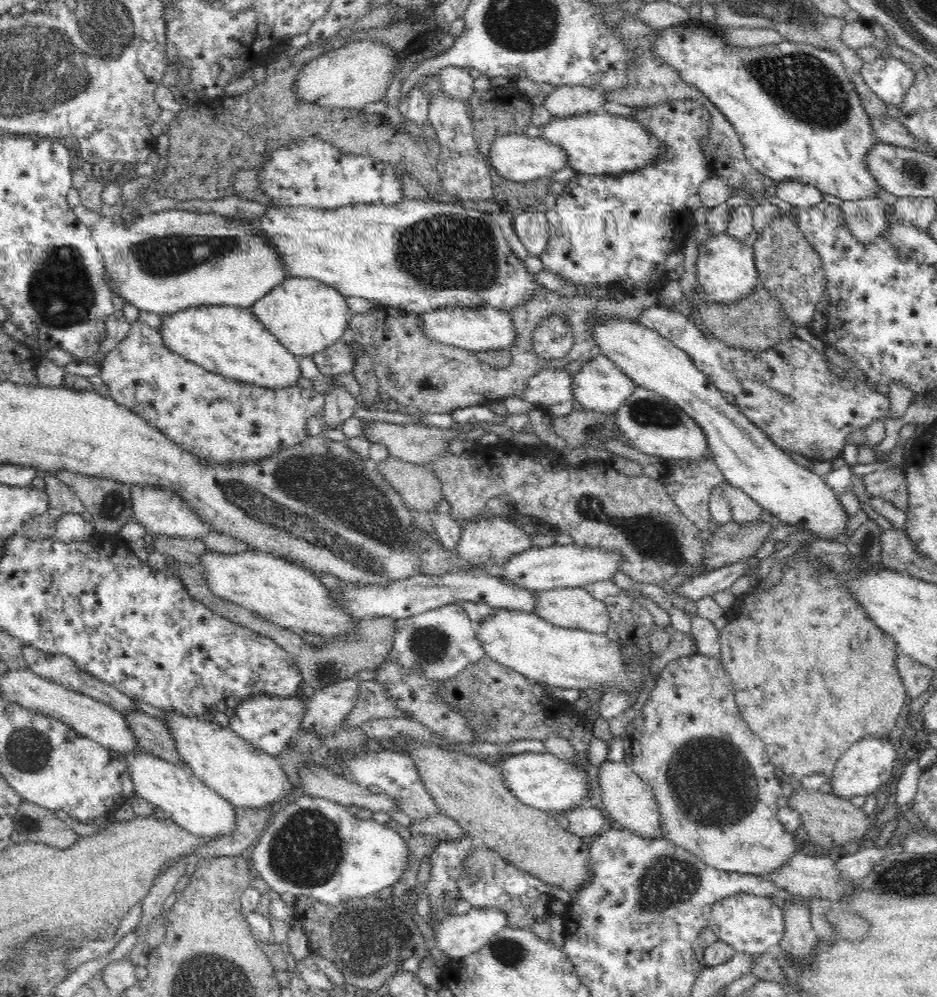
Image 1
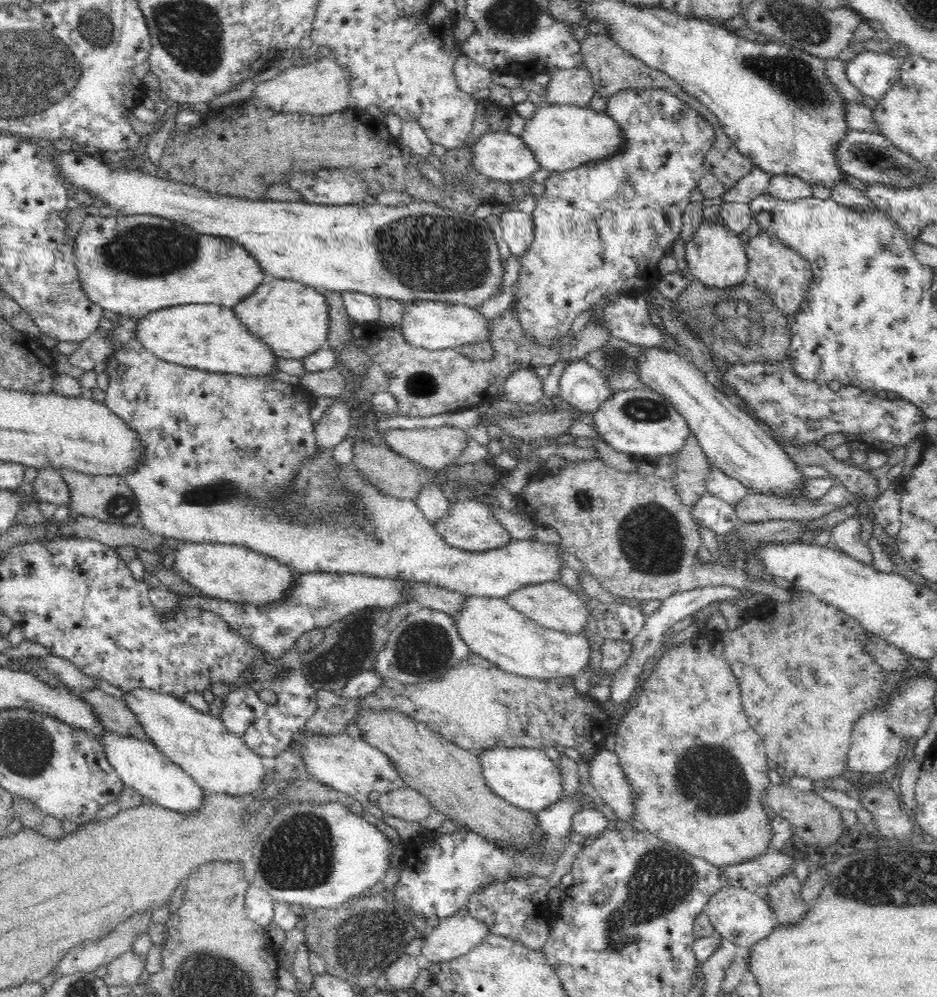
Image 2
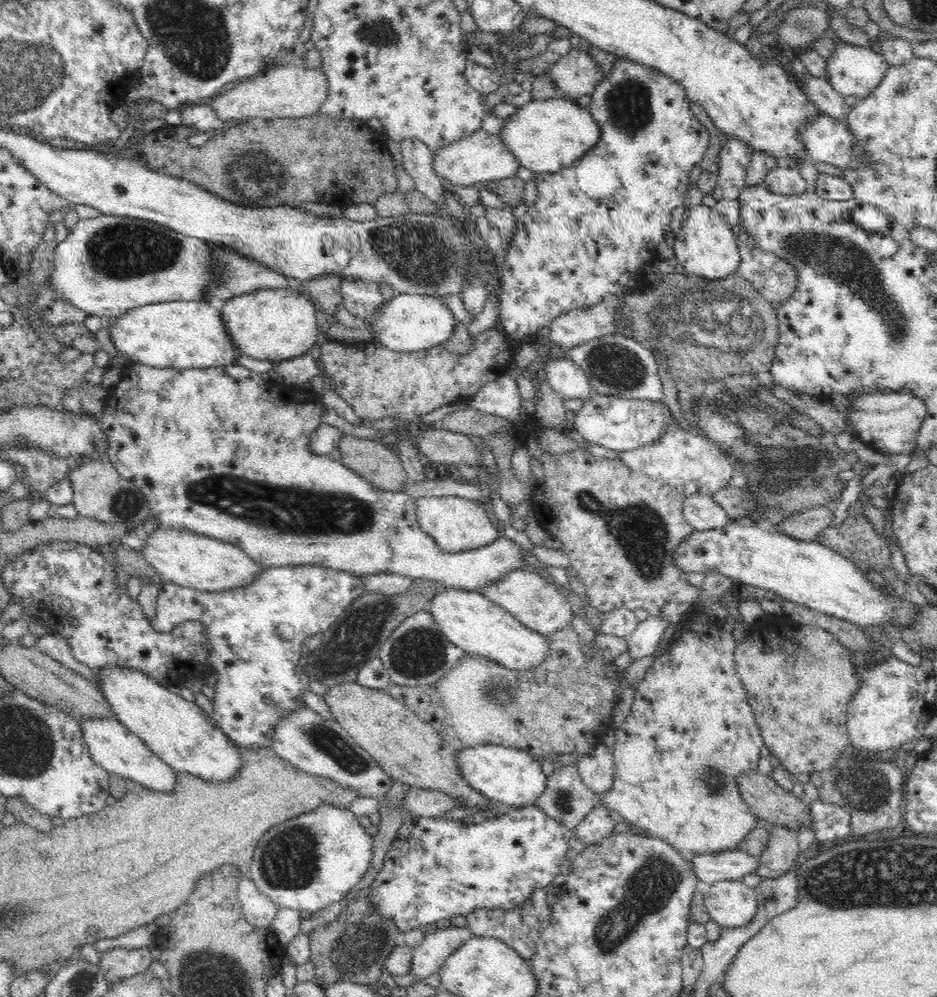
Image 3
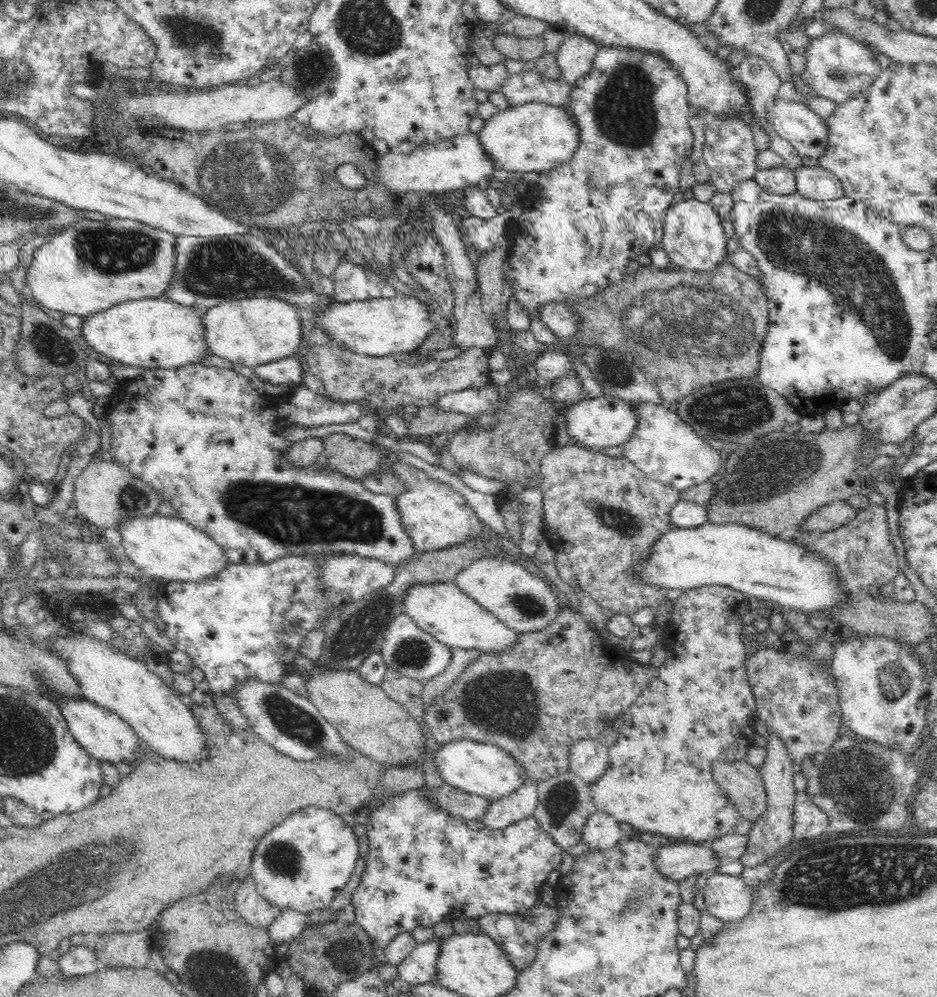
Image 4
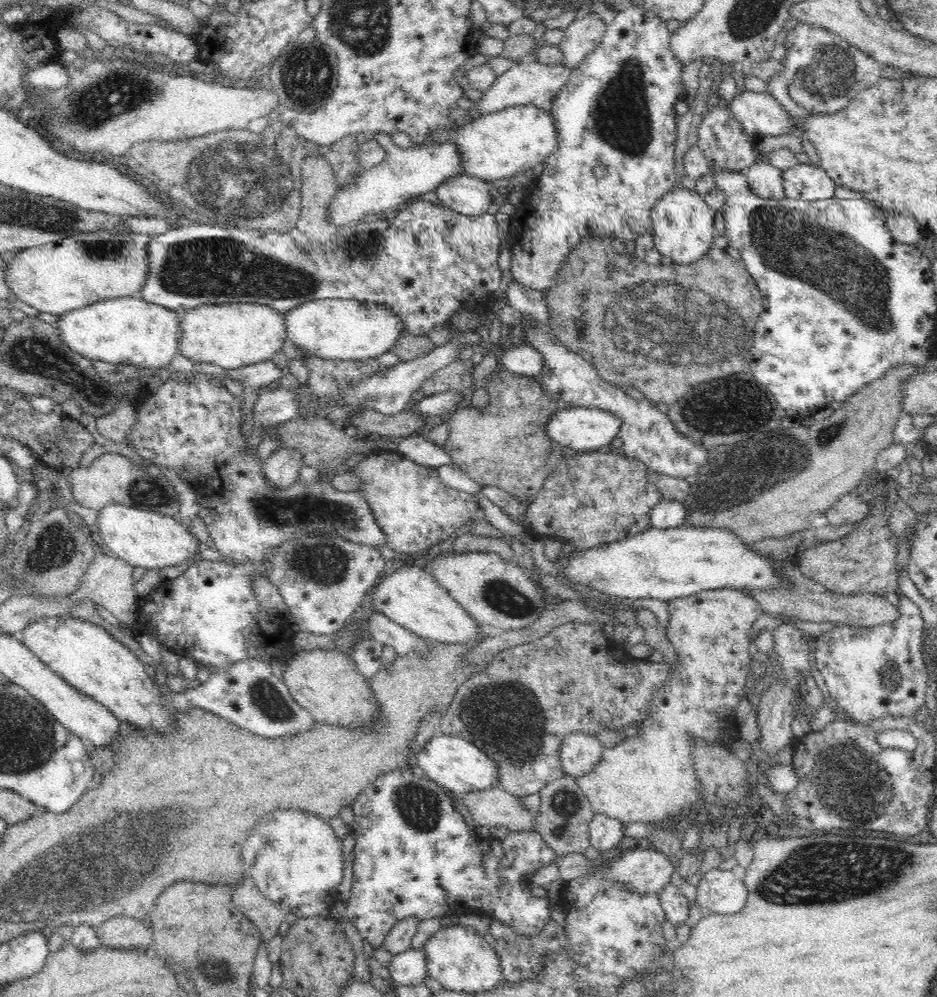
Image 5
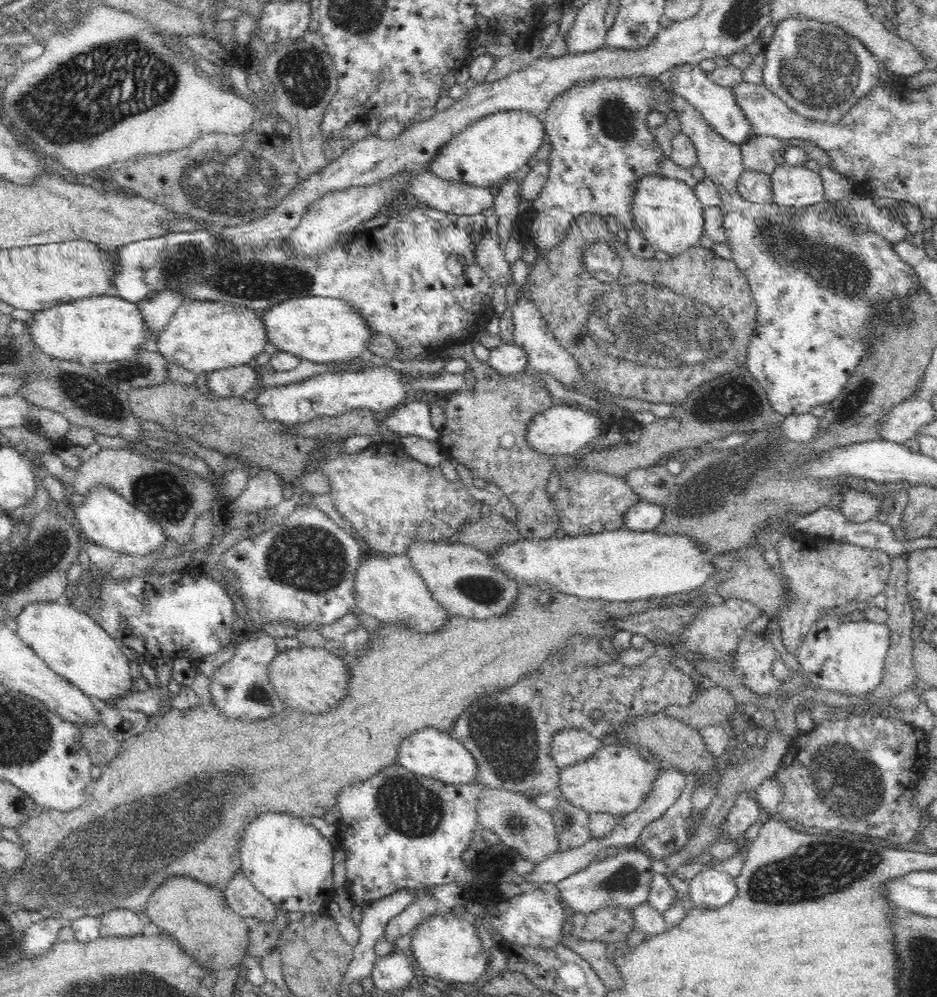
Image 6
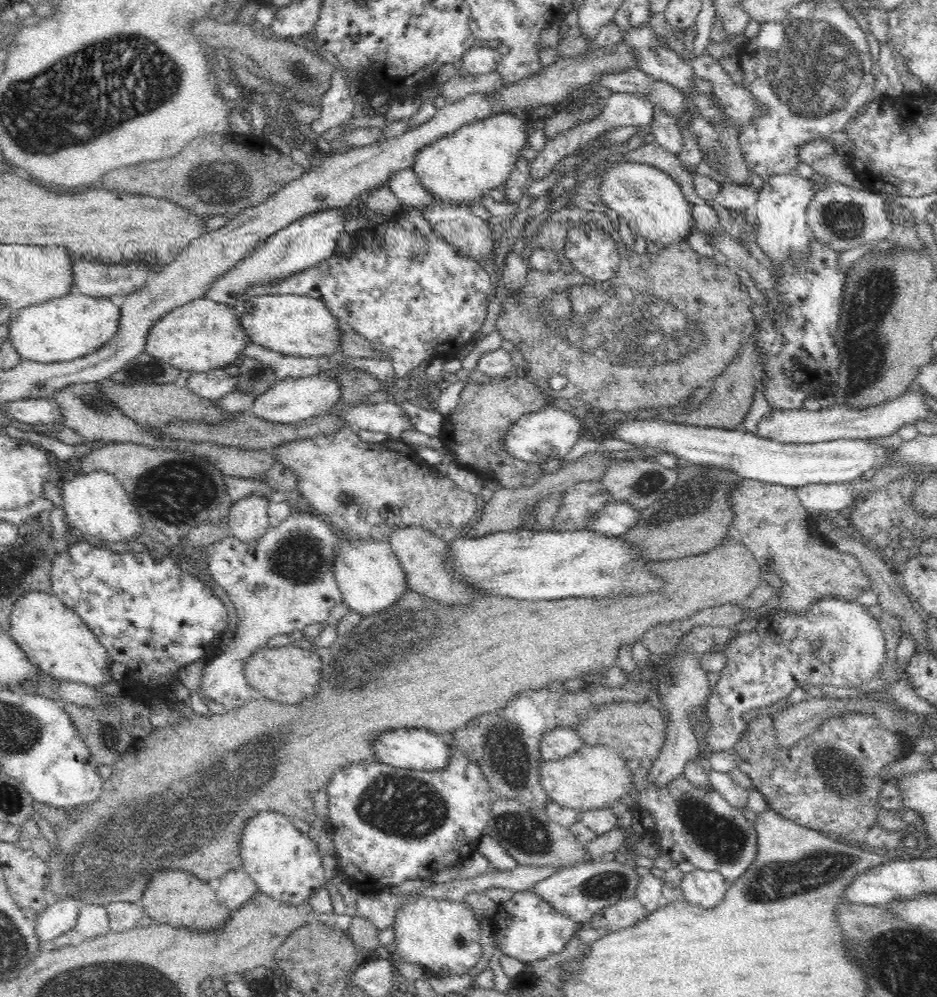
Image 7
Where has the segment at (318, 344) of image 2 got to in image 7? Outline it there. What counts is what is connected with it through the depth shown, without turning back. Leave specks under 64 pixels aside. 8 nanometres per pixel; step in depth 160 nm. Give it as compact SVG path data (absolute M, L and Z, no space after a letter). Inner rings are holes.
M202 297L158 319L148 331L144 352L180 370L197 373L226 367L240 356L248 343L250 340L241 327L235 307Z

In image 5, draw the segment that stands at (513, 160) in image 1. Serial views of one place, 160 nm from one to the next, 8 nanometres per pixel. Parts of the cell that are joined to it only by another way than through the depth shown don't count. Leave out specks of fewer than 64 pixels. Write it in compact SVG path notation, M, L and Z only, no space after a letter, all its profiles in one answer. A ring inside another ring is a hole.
M374 134L370 137L385 149L387 158L376 169L364 172L356 183L337 189L332 202L328 204L327 221L334 226L346 226L354 220L372 219L372 216L380 218L389 210L399 210L426 192L435 191L452 176L464 175L462 155L452 140L442 145L416 145L402 149L394 145L391 135Z

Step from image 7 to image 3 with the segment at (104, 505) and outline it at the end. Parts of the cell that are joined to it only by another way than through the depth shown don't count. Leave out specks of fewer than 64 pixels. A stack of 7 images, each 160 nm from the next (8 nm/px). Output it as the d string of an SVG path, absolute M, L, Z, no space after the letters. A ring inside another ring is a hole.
M160 527L144 540L144 558L159 572L165 582L203 591L224 590L235 586L246 586L265 569L256 564L237 546L224 541L196 534L188 529Z

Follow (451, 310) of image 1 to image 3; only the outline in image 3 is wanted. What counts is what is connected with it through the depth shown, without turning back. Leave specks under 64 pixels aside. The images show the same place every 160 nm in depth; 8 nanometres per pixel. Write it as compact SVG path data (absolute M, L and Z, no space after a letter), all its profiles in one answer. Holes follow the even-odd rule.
M412 293L396 294L388 302L382 301L366 321L371 323L375 344L398 352L416 352L441 345L451 338L458 322L439 297Z

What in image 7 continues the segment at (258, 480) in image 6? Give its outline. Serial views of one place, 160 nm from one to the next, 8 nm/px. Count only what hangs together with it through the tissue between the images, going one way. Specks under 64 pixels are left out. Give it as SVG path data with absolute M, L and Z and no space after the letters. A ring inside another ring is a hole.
M252 493L240 499L229 510L230 535L235 536L240 542L254 542L264 536L268 521L268 505L270 501L263 495Z

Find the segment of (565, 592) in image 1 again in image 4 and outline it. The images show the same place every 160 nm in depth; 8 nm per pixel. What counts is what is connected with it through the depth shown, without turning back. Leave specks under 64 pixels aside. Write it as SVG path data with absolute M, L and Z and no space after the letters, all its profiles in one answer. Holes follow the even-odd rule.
M484 556L461 569L454 581L464 594L490 611L498 621L516 634L544 630L561 612L557 599L560 594L553 585L545 577L524 569L513 559Z

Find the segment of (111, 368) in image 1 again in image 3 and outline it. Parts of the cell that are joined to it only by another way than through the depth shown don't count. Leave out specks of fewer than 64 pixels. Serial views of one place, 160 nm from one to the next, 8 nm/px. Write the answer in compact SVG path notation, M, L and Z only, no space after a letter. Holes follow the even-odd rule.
M138 362L122 368L120 380L109 390L99 427L107 436L106 459L115 465L122 477L132 481L140 489L140 493L146 497L146 501L150 505L151 514L156 515L160 527L188 529L196 534L227 542L237 546L256 564L261 564L264 567L322 565L358 576L390 573L412 579L425 578L436 581L440 587L443 584L443 588L450 587L478 592L488 583L505 577L508 571L531 569L524 560L526 549L503 535L494 542L474 550L456 553L444 552L433 541L433 538L430 538L429 534L421 529L417 517L416 498L413 495L402 491L387 491L376 488L372 483L350 470L343 460L330 460L328 455L320 456L309 449L309 438L322 423L321 419L324 414L325 408L322 402L296 402L292 398L280 400L276 392L270 392L270 383L266 386L266 381L258 373L237 364L180 370L172 367L146 366ZM240 450L246 452L242 458L238 456Z

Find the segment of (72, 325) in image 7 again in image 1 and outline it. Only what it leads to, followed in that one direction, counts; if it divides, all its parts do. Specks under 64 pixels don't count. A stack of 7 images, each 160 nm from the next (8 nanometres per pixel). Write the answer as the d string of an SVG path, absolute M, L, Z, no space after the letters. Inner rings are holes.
M195 306L162 317L163 345L206 370L229 379L271 389L294 386L300 378L298 357L288 352L266 330L250 308L237 306Z

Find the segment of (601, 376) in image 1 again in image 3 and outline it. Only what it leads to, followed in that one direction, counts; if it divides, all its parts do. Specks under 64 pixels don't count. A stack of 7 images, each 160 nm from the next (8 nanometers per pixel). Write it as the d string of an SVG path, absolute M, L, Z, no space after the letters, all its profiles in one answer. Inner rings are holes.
M549 359L543 368L543 375L562 398L586 401L594 394L587 374L574 361Z

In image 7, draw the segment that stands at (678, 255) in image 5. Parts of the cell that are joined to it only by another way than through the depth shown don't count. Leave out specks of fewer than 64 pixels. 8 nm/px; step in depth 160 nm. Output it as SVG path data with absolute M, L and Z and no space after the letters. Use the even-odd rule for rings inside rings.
M618 162L618 164L612 164L604 170L602 178L598 180L598 186L600 187L602 203L608 209L612 209L624 217L629 224L629 228L637 235L644 237L646 241L650 240L650 242L665 247L686 240L692 233L691 222L694 220L692 204L688 203L688 199L684 197L680 185L676 184L676 181L672 181L670 176L659 169L638 162Z

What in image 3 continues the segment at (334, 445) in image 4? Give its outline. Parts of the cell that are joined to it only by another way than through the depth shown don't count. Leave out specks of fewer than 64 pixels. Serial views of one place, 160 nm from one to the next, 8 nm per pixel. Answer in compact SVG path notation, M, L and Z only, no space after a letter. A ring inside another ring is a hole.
M344 434L337 447L345 465L374 487L403 492L407 472L401 459L384 444Z

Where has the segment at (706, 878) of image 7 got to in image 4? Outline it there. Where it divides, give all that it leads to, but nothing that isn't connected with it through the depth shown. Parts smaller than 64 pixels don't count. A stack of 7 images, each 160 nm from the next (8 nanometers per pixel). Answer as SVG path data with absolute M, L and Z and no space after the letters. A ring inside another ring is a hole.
M714 872L708 877L701 898L706 910L727 923L740 920L749 913L752 889L742 877Z

